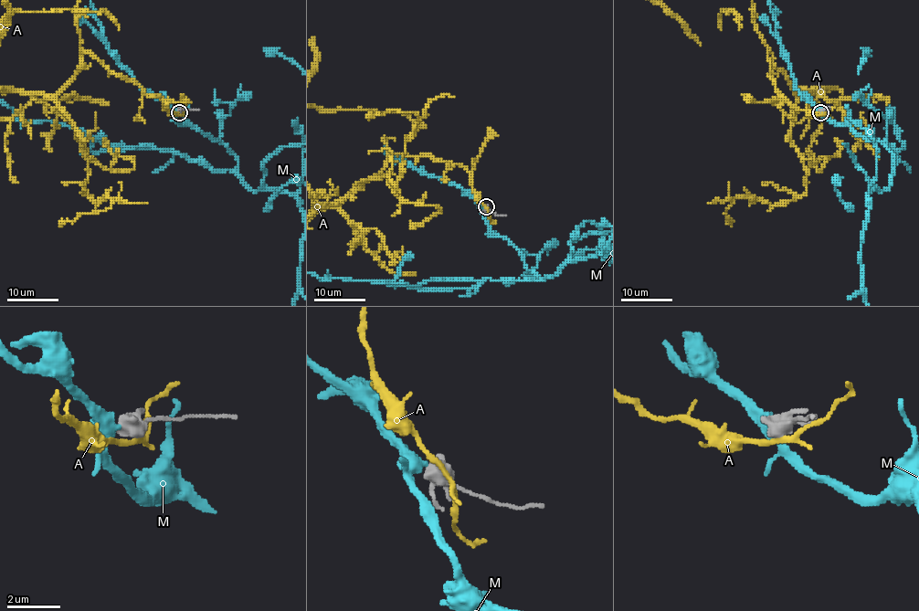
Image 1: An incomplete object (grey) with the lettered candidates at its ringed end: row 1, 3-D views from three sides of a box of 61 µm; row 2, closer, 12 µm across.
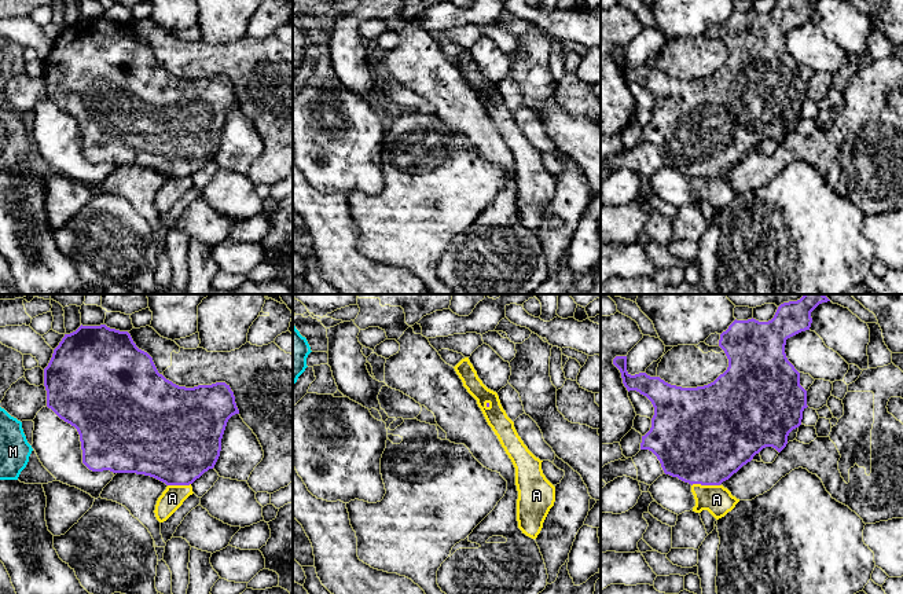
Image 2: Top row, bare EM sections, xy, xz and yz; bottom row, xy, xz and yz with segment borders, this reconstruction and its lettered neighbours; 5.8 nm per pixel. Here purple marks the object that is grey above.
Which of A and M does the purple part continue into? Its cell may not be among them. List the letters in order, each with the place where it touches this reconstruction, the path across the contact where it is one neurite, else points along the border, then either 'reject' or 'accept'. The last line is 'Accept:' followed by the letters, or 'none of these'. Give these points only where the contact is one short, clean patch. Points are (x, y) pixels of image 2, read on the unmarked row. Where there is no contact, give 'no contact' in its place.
A: yz (705, 176) | reject
M: no contact | reject
Accept: none of these

